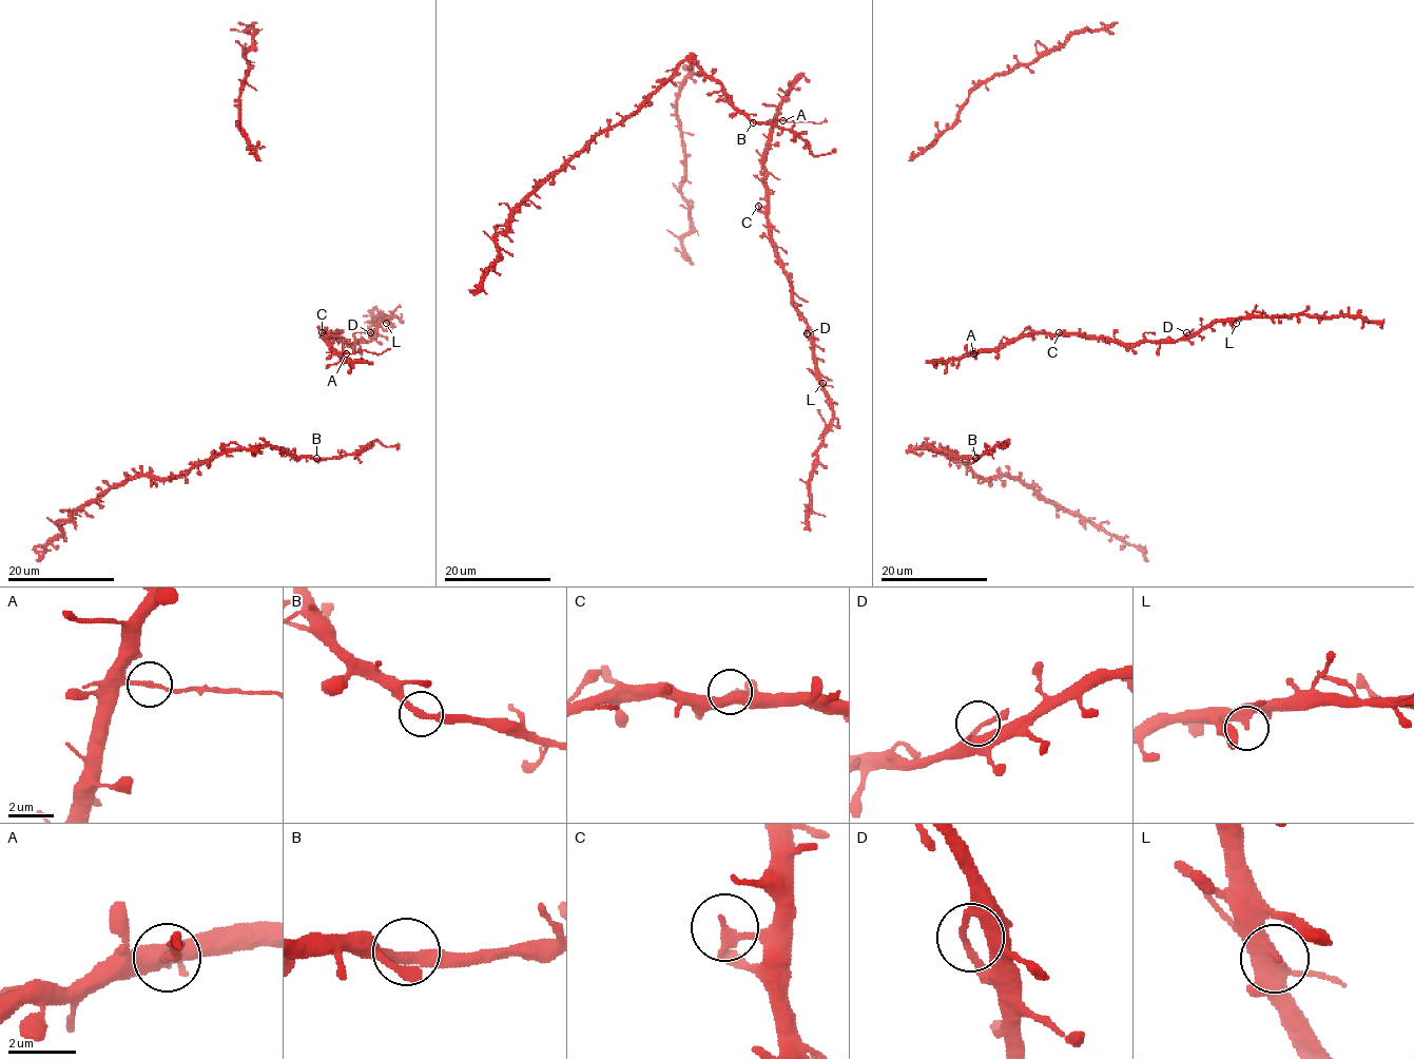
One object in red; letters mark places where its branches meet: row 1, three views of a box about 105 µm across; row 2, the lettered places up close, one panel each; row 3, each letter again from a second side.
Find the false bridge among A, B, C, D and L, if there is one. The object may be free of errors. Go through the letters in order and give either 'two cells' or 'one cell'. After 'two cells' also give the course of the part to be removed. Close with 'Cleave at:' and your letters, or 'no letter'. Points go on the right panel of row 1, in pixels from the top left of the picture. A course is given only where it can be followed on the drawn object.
A: two cells
B: one cell
C: one cell
D: one cell
L: one cell
Cleave at: A

